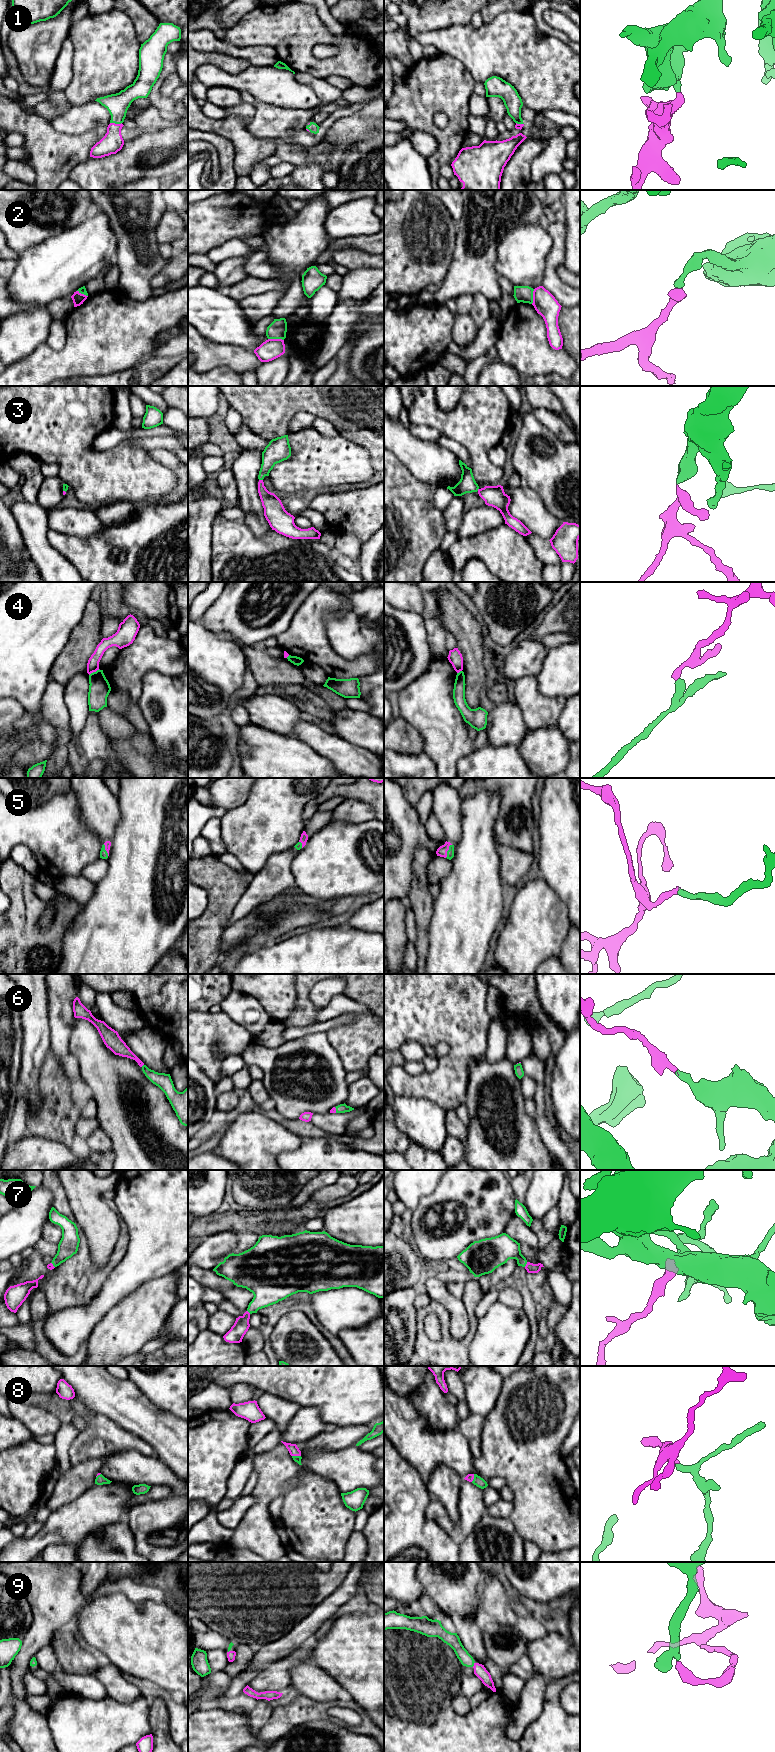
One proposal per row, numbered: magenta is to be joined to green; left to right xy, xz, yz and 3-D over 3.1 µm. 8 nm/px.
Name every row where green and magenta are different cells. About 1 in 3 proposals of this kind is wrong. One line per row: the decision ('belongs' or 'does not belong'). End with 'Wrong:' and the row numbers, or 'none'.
1: belongs
2: does not belong
3: belongs
4: does not belong
5: belongs
6: belongs
7: belongs
8: belongs
9: belongs
Wrong: 2, 4

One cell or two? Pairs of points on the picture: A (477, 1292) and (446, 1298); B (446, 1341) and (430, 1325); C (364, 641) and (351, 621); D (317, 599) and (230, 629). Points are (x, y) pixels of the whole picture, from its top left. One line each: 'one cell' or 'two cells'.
A: two cells
B: two cells
C: one cell
D: two cells

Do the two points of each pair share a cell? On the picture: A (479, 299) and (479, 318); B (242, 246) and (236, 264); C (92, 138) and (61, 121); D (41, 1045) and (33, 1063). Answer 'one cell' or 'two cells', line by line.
A: one cell
B: two cells
C: two cells
D: one cell

